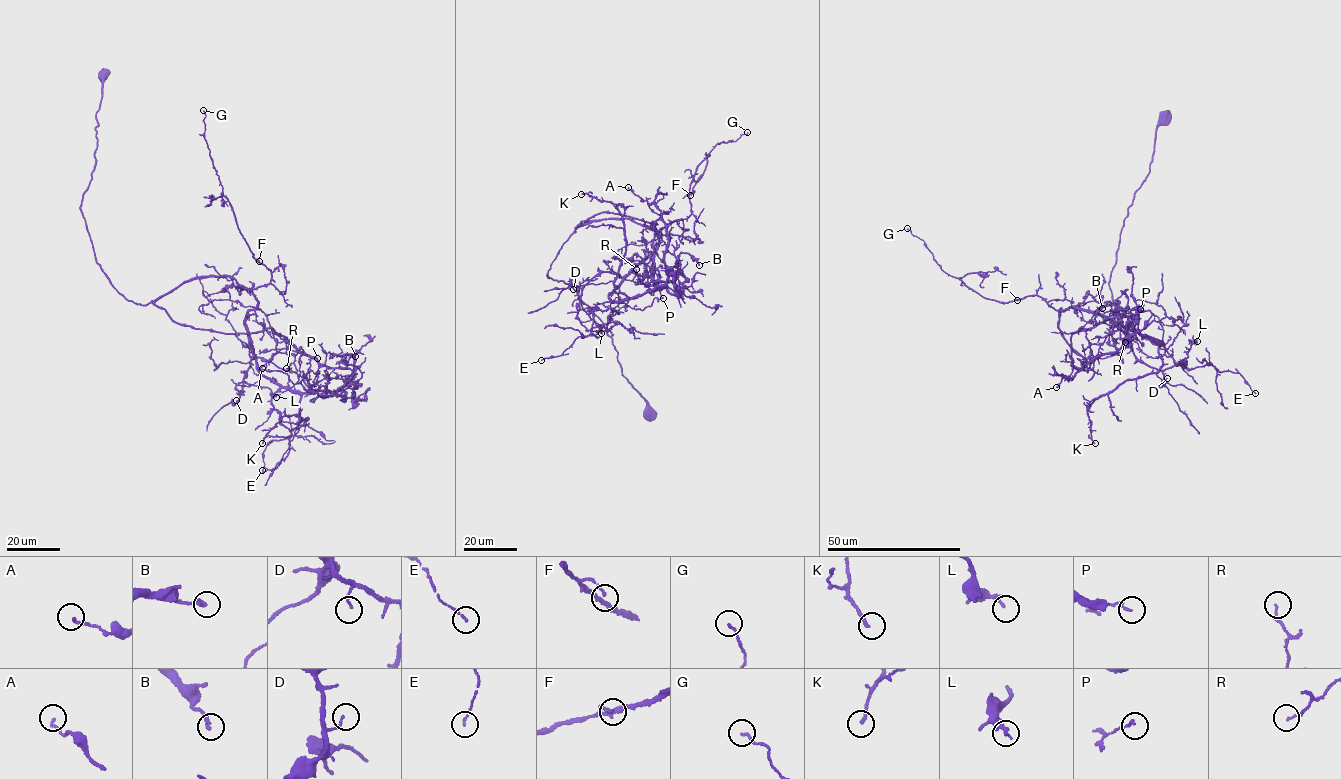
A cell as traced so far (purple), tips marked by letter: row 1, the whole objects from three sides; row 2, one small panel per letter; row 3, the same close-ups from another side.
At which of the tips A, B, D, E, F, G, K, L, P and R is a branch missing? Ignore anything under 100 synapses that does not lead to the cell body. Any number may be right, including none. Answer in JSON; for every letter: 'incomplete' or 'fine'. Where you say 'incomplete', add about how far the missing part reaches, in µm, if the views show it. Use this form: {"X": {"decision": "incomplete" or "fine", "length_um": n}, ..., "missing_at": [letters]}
{"A": {"decision": "fine"}, "B": {"decision": "fine"}, "D": {"decision": "fine"}, "E": {"decision": "fine"}, "F": {"decision": "fine"}, "G": {"decision": "fine"}, "K": {"decision": "fine"}, "L": {"decision": "fine"}, "P": {"decision": "fine"}, "R": {"decision": "fine"}, "missing_at": []}

